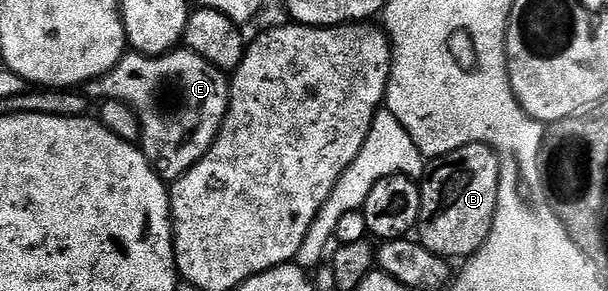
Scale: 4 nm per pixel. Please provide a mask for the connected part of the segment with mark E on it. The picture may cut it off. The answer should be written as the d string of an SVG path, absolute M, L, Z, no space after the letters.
M185 47L175 48L160 57L127 52L116 67L112 67L103 77L89 82L84 93L90 99L99 96L98 98L108 101L123 101L134 109L142 128L140 148L159 177L167 183L173 183L185 175L214 146L230 106L230 82L227 74L208 63L200 54L191 53Z

